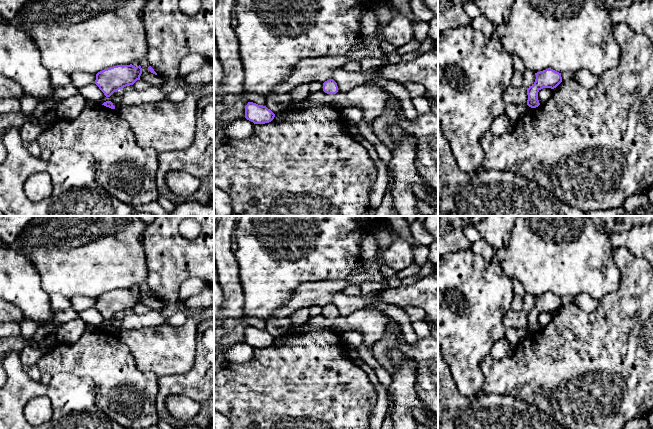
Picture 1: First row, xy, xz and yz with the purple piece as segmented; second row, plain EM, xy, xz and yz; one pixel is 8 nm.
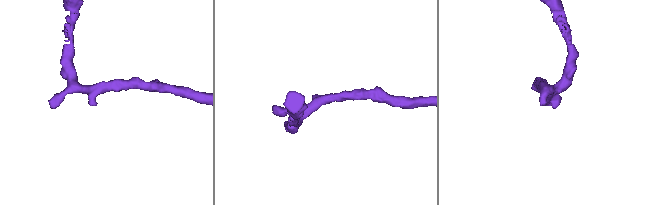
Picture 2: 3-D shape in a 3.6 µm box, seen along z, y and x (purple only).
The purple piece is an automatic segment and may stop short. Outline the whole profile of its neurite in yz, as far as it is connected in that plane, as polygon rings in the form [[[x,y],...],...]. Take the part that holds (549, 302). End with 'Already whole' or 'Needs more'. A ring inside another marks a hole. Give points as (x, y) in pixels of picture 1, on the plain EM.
[[[550,292],[537,296],[535,299],[536,303],[534,308],[527,312],[527,329],[531,332],[536,332],[540,329],[538,324],[538,316],[541,313],[554,313],[562,306],[561,297]]]. Already whole

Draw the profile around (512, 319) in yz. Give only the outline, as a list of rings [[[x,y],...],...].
[[[509,309],[503,316],[503,325],[506,328],[526,330],[528,324],[527,312]]]

